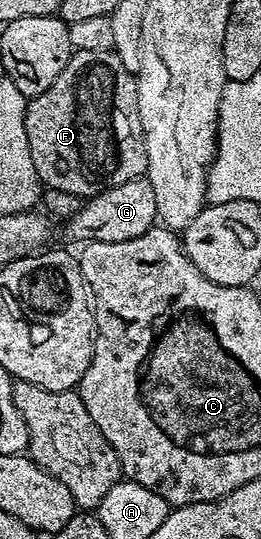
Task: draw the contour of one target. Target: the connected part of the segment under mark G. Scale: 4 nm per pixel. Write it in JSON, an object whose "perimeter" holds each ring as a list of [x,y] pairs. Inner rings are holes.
{"perimeter":[[[147,177],[131,179],[122,185],[114,185],[102,193],[85,198],[84,203],[68,219],[68,235],[79,241],[113,243],[130,241],[130,237],[142,237],[157,222],[154,205],[154,189],[150,189]]]}

